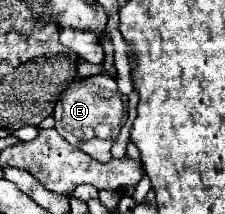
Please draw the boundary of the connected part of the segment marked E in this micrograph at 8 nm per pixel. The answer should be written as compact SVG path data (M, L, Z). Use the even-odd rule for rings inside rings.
M96 74L96 76L90 76L90 78L76 78L66 88L66 92L60 96L60 100L56 102L54 118L56 118L56 130L60 132L60 136L64 140L68 140L72 146L82 148L82 152L90 154L94 160L106 162L106 160L112 160L110 148L114 144L114 138L112 136L106 138L106 140L98 138L96 136L96 126L98 124L108 124L110 130L116 130L118 126L122 126L124 118L126 118L126 98L118 90L116 80L112 80L110 76ZM104 90L110 90L110 94L108 92L104 94Z

